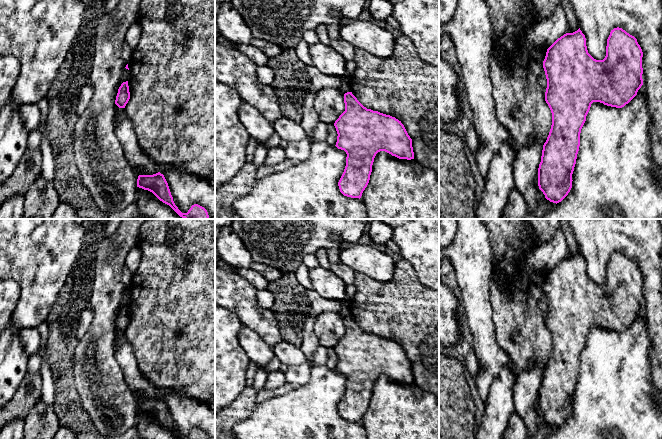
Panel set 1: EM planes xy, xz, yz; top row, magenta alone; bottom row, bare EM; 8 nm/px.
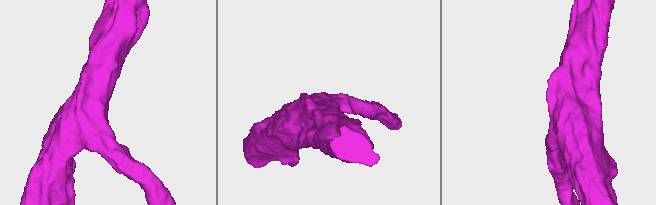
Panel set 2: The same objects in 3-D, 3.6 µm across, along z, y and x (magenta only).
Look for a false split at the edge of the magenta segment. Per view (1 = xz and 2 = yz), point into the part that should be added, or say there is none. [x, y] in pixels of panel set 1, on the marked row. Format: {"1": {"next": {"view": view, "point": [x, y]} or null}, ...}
{"1": {"next": null}, "2": {"next": null}}

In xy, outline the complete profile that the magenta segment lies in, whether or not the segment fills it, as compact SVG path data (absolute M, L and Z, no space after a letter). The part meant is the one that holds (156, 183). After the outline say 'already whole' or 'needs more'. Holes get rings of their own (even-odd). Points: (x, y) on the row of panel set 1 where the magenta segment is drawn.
M160 172L153 175L139 175L137 187L152 192L160 201L169 205L183 219L208 219L207 210L194 204L187 213L182 213L173 201L168 183L163 174Z | already whole

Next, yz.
M619 27L610 32L603 60L596 60L588 53L586 38L580 28L564 34L547 49L543 61L547 79L545 101L552 113L552 125L543 145L538 186L550 202L561 202L572 188L580 133L591 104L600 102L616 108L628 104L643 85L642 57L637 39Z | already whole

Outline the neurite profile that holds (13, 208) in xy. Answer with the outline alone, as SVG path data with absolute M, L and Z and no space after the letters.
M24 196L8 199L0 207L0 219L22 219L24 216Z

